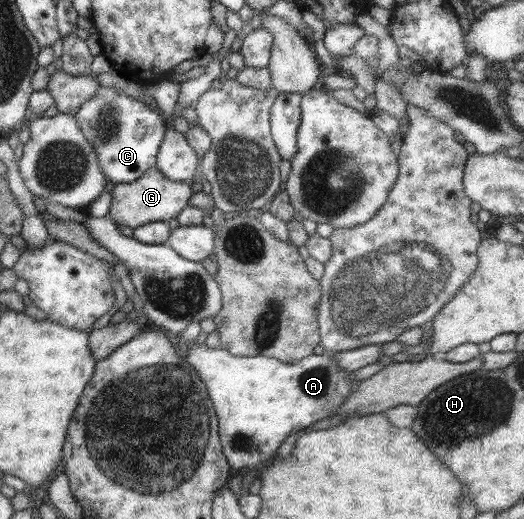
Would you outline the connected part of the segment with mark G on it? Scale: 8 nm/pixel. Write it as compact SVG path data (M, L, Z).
M153 166L133 182L114 184L110 194L111 205L108 208L107 218L116 225L134 229L149 222L166 222L170 218L176 218L193 193L190 182L173 182Z

